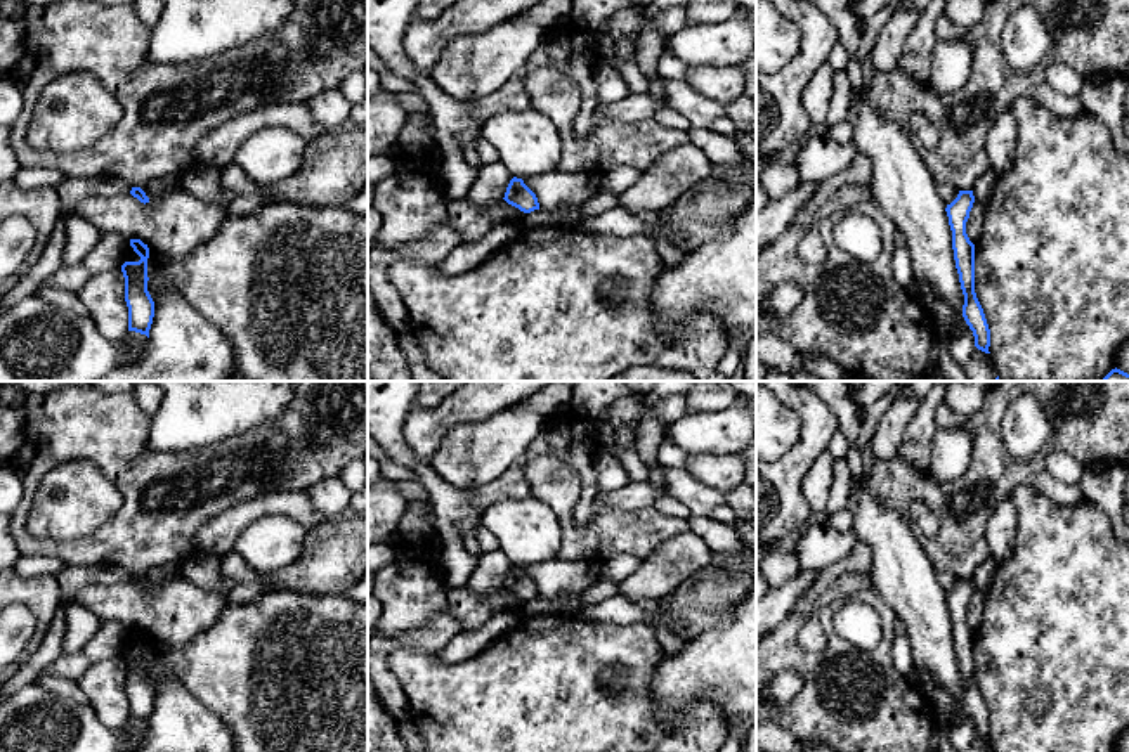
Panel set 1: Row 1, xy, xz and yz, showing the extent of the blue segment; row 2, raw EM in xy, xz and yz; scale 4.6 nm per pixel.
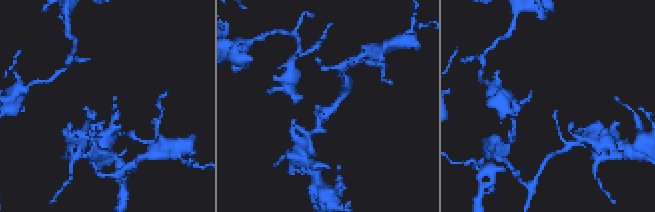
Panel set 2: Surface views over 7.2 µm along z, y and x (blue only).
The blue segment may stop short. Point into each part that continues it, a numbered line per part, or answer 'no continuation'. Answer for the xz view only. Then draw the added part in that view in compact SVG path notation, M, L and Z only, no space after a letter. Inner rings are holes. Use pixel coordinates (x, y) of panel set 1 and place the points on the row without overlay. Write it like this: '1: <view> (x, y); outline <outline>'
no continuation

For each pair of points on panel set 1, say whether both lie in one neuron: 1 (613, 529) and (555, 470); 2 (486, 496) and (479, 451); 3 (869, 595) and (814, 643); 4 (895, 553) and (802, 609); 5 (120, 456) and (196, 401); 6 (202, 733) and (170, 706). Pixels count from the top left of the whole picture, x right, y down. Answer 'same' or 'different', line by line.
1: same
2: different
3: different
4: different
5: different
6: same

